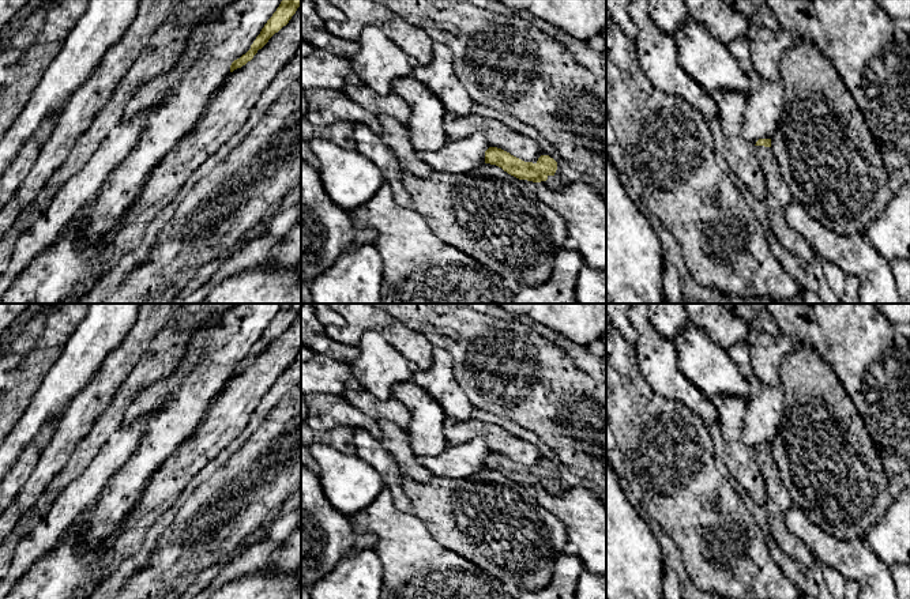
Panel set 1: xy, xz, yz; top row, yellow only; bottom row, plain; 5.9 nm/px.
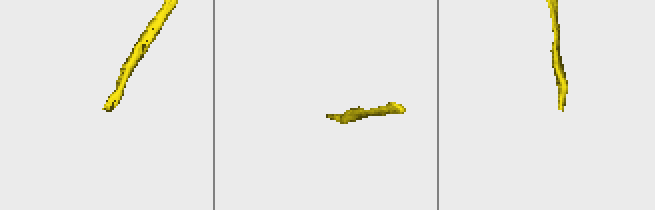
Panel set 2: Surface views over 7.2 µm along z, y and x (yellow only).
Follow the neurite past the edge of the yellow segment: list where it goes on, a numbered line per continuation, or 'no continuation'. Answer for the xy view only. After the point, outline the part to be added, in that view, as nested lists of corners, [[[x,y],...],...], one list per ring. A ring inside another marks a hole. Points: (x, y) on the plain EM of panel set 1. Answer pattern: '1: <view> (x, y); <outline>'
no continuation

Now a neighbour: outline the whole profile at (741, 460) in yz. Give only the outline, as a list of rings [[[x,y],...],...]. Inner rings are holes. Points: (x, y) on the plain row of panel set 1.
[[[717,395],[711,399],[717,411],[721,433],[727,449],[727,468],[732,478],[749,494],[757,505],[766,505],[766,481],[756,462],[755,449],[741,440],[741,426],[747,402],[740,396]]]

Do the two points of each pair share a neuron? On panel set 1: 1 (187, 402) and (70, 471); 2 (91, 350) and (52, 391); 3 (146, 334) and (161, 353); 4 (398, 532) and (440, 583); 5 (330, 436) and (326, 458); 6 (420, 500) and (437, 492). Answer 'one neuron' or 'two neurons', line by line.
1: two neurons
2: one neuron
3: two neurons
4: one neuron
5: two neurons
6: one neuron

